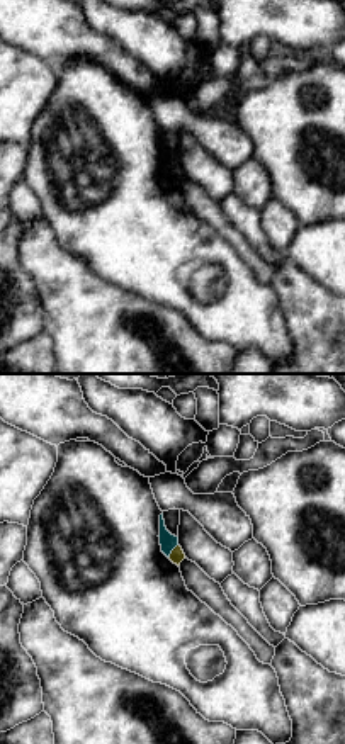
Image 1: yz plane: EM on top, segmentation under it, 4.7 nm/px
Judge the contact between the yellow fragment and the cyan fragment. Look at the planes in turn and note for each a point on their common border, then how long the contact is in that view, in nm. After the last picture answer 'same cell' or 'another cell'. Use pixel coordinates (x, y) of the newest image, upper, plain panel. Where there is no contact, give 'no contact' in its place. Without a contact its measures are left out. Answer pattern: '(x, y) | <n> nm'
(172, 170) | 80 nm

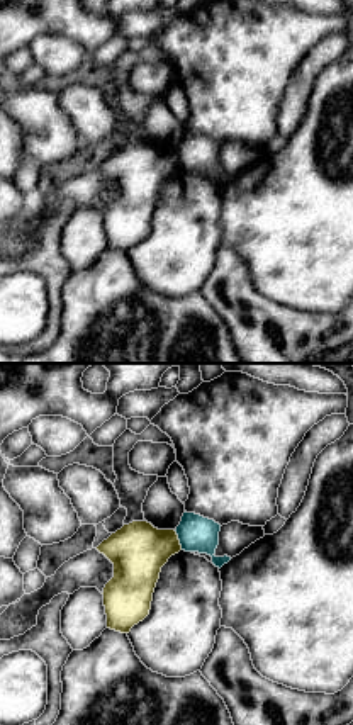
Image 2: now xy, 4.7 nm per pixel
(179, 160) | 100 nm

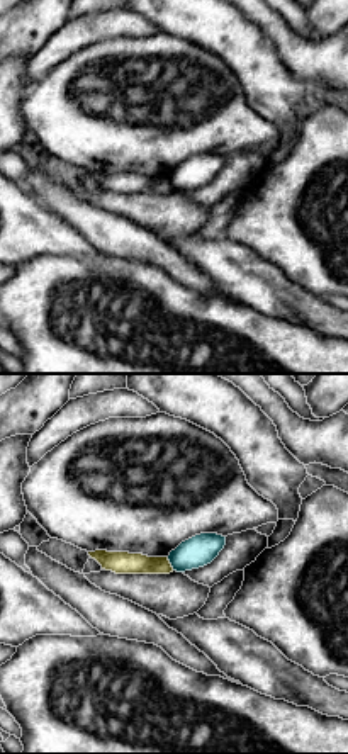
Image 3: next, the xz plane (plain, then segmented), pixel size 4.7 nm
(170, 184) | 70 nm

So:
another cell

